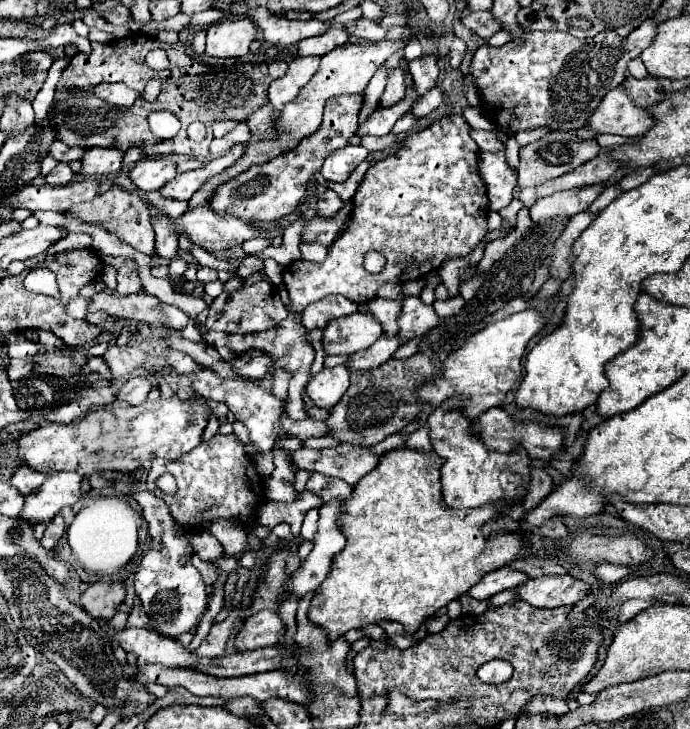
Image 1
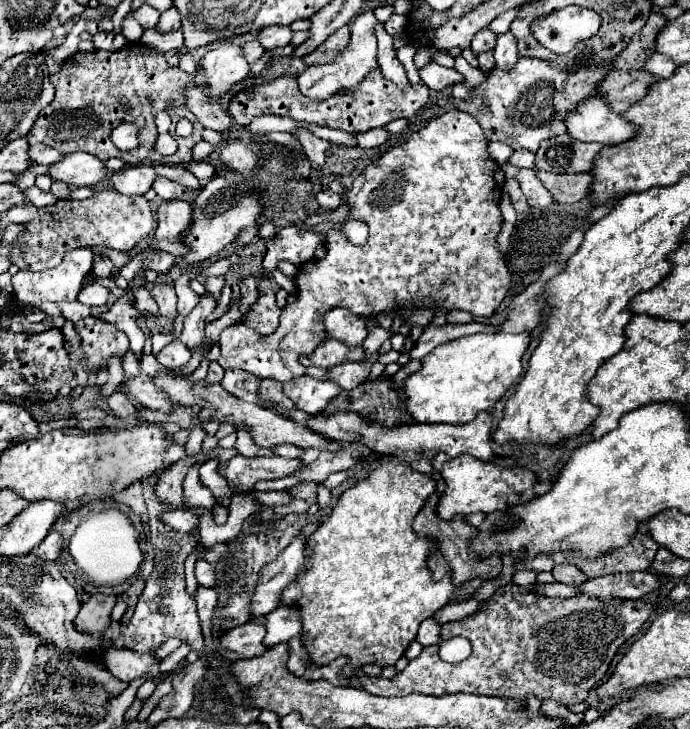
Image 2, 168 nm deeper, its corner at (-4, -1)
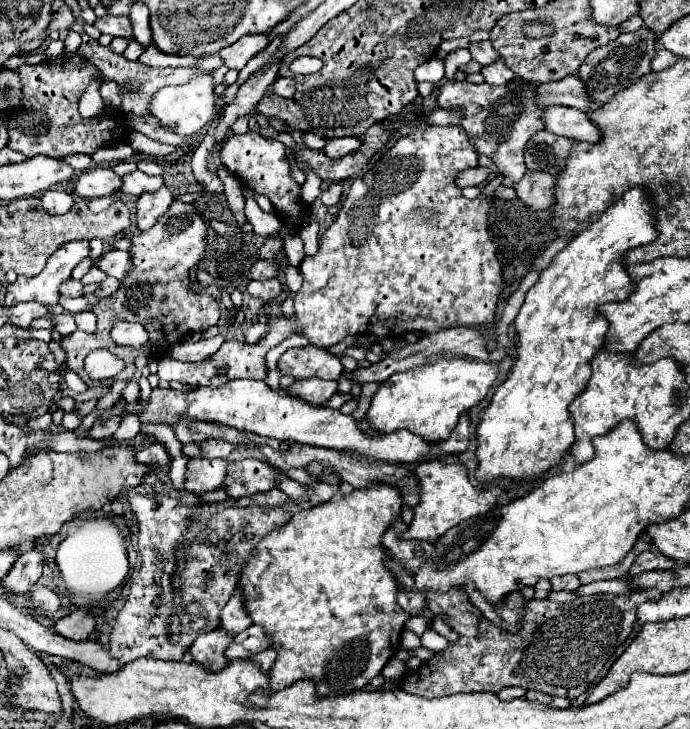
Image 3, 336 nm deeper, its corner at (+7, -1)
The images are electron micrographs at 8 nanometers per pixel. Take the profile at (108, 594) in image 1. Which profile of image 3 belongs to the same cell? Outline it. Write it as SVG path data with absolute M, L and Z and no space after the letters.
M77 607L55 623L55 631L73 641L85 641L95 631L95 617L89 607Z

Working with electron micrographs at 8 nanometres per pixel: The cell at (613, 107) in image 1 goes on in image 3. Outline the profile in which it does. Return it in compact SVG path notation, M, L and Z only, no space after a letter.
M559 105L547 107L545 129L549 133L569 137L575 141L597 143L601 139L601 129L589 119L589 115L573 107L559 107Z

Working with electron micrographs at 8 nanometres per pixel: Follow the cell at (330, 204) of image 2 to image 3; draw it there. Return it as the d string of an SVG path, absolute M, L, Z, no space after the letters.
M331 183L327 189L323 189L321 191L321 201L323 201L323 205L327 205L327 207L331 207L331 205L335 205L339 199L341 199L341 193L343 193L343 187L341 187L341 183Z

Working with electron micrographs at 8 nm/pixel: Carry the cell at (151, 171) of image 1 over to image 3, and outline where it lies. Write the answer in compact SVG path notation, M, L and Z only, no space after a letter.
M109 167L87 169L73 183L75 193L79 193L81 197L87 197L87 199L107 197L107 195L119 191L119 187L121 187L121 177Z

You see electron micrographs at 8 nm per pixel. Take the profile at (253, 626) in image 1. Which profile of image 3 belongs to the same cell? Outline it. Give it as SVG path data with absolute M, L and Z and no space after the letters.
M215 629L215 631L209 631L205 635L199 635L195 639L195 643L189 647L189 651L199 665L203 665L205 669L217 671L217 669L223 669L227 665L225 649L229 647L231 641L233 641L233 637L227 631Z

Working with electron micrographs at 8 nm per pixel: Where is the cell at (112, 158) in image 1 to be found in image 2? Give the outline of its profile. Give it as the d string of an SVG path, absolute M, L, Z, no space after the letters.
M68 153L48 171L52 181L64 181L70 187L90 187L106 177L104 163L88 153Z

